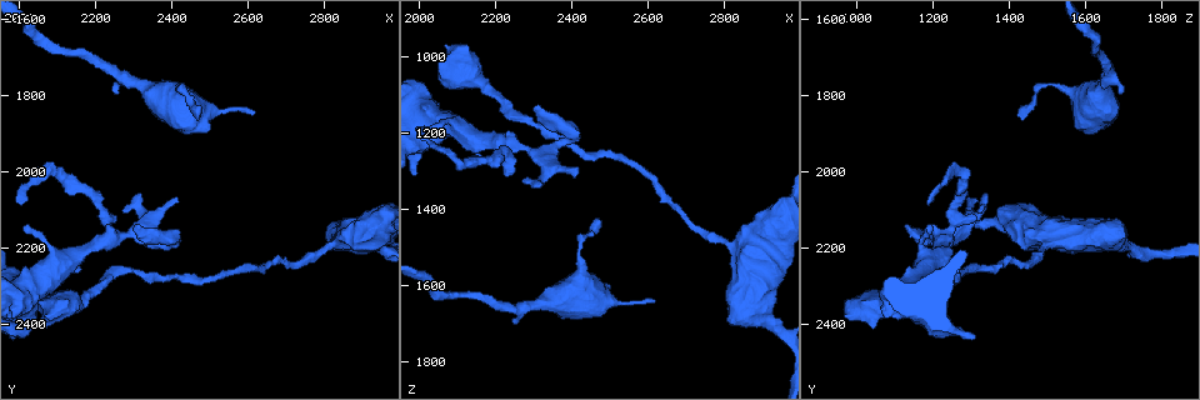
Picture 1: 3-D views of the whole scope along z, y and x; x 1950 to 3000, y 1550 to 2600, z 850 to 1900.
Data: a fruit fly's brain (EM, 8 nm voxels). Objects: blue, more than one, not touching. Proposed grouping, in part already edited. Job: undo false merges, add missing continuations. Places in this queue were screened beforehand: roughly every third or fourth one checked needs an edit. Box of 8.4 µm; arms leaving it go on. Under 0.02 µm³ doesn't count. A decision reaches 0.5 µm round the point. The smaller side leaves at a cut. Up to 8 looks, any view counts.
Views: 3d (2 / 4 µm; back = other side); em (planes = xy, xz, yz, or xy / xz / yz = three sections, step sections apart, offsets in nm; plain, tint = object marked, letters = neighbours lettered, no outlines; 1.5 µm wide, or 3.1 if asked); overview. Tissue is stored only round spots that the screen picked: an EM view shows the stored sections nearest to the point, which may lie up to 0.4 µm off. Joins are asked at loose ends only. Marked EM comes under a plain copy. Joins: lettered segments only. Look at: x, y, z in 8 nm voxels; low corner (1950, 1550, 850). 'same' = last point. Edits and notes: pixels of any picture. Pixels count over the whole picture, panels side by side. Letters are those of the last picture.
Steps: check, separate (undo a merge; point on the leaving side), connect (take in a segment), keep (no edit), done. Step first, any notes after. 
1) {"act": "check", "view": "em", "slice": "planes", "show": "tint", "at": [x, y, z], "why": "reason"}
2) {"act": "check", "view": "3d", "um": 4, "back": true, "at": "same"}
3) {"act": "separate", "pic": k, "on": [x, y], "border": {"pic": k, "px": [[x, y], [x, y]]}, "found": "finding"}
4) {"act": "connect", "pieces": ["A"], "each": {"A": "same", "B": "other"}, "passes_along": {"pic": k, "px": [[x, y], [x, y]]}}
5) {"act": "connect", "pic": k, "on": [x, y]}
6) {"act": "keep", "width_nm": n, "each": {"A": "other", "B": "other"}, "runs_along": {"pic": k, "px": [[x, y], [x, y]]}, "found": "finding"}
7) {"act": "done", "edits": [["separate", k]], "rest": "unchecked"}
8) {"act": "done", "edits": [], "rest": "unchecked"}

{"act": "check", "view": "em", "slice": "planes", "show": "letters", "at": [2070, 2385, 960], "why": "stops while still wide"}

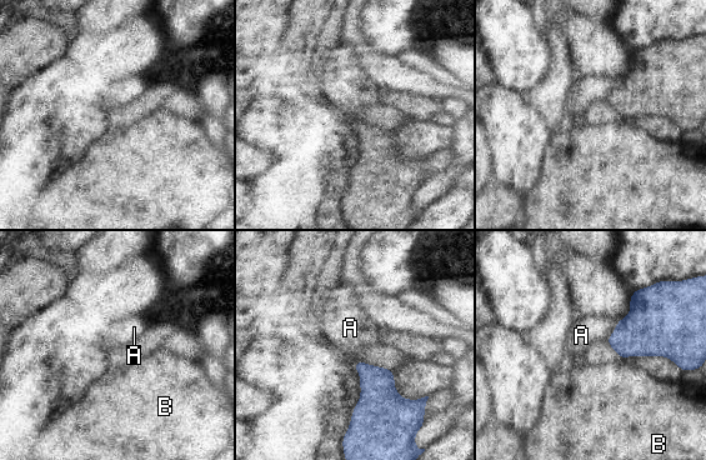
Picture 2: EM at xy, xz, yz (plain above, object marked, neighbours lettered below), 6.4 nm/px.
{"act": "keep", "longest_contact_nm": ["A", 150], "each": {"A": "other", "B": "other"}, "border": {"pic": 2, "px": [[616, 321], [616, 329], [605, 340]]}, "found": "none of them fits"}

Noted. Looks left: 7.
{"act": "check", "view": "3d", "um": 2, "at": [2620, 1850, 1645], "why": "thin end"}

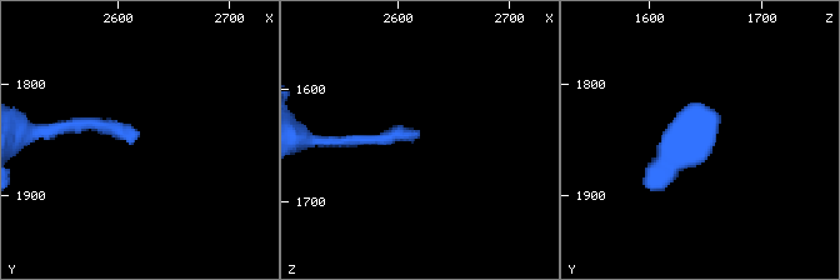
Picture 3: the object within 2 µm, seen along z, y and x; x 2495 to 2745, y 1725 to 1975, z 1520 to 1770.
{"act": "check", "view": "em", "slice": "planes", "show": "letters", "at": [2618, 1846, 1644], "why": "need the tissue"}

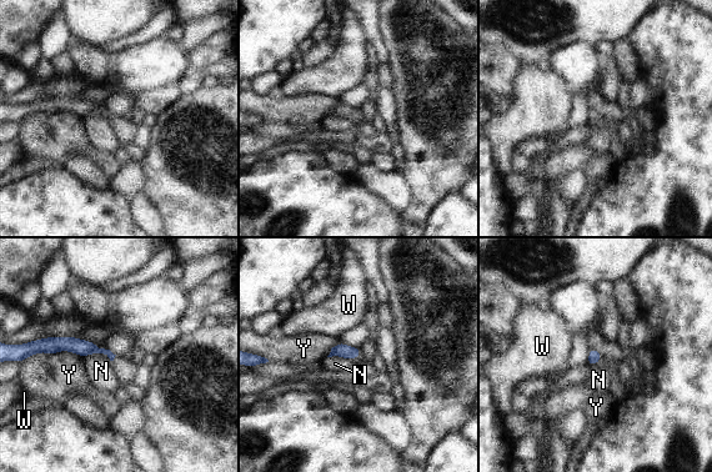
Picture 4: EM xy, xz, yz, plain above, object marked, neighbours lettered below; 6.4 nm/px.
{"act": "keep", "each": {"N": "other", "W": "other", "Y": "other"}, "border": {"pic": 4, "px": [[85, 356], [101, 354], [111, 361]]}, "found": "no lettered segment goes on from it"}

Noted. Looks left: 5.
{"act": "check", "view": "em", "slice": "xz", "step": 4, "show": "tint", "at": [2420, 2070, 1315]}

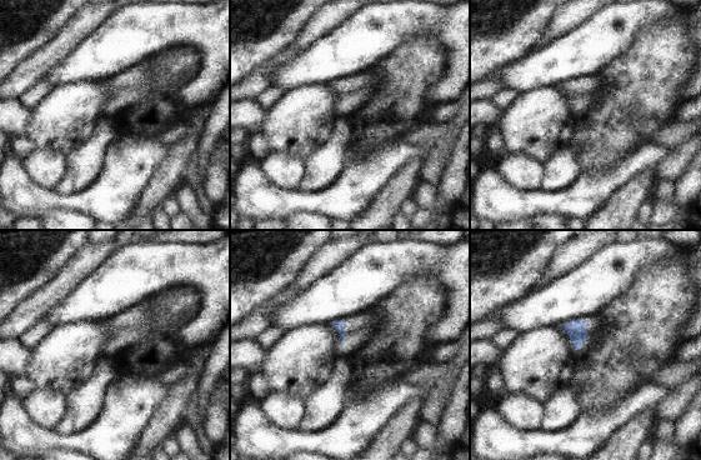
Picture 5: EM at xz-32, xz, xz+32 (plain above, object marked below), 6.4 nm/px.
{"act": "check", "view": "em", "slice": "planes", "show": "letters", "at": "same"}

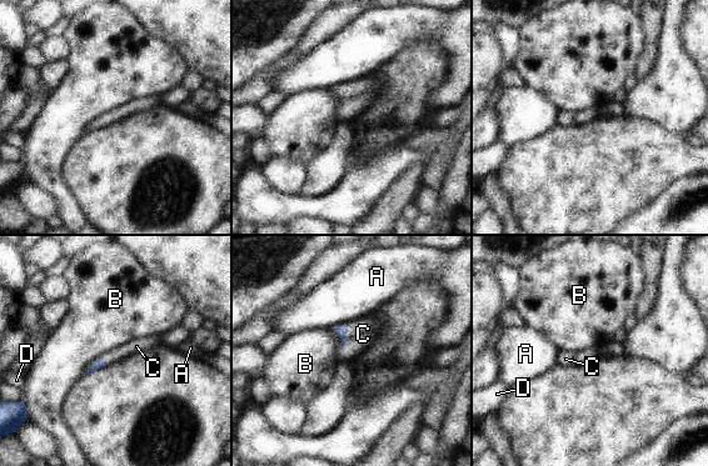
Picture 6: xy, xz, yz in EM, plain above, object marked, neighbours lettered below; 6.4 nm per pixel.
{"act": "connect", "pic": 6, "on": [363, 334], "each": {"A": "other", "B": "other", "C": "same", "D": "other"}, "passes_along": {"pic": 6, "px": [[340, 330], [345, 336], [363, 334]]}, "found": "it goes on there"}

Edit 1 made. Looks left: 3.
{"act": "done", "edits": [["connect", 6]], "rest": "unchecked"}

